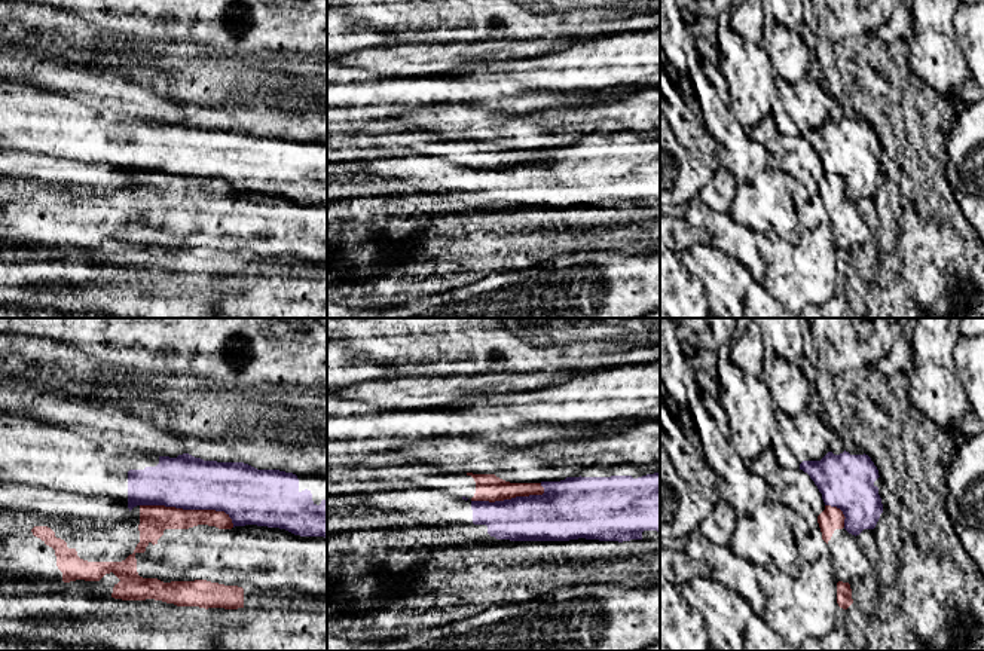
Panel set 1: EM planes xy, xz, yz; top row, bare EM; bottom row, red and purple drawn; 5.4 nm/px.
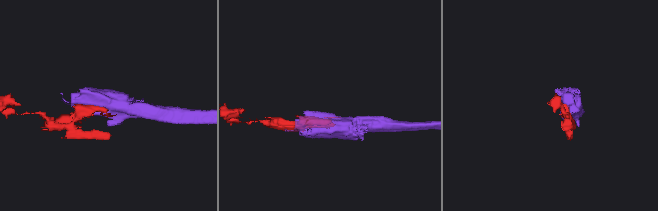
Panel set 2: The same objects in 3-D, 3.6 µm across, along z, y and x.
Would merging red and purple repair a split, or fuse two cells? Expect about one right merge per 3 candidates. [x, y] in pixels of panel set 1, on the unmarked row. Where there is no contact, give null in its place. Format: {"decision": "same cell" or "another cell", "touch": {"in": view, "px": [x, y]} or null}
{"decision": "another cell", "touch": {"in": "xy", "px": [189, 177]}}

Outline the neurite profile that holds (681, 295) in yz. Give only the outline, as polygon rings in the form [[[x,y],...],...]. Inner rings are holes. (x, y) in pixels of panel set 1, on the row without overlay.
[[[673,248],[660,251],[660,318],[709,318],[705,285],[682,265]]]

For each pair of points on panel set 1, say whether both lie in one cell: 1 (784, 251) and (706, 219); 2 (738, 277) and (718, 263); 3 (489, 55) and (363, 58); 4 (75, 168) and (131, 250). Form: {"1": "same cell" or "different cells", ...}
{"1": "different cells", "2": "same cell", "3": "same cell", "4": "different cells"}

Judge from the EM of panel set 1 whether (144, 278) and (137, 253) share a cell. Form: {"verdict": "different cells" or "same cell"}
{"verdict": "different cells"}

